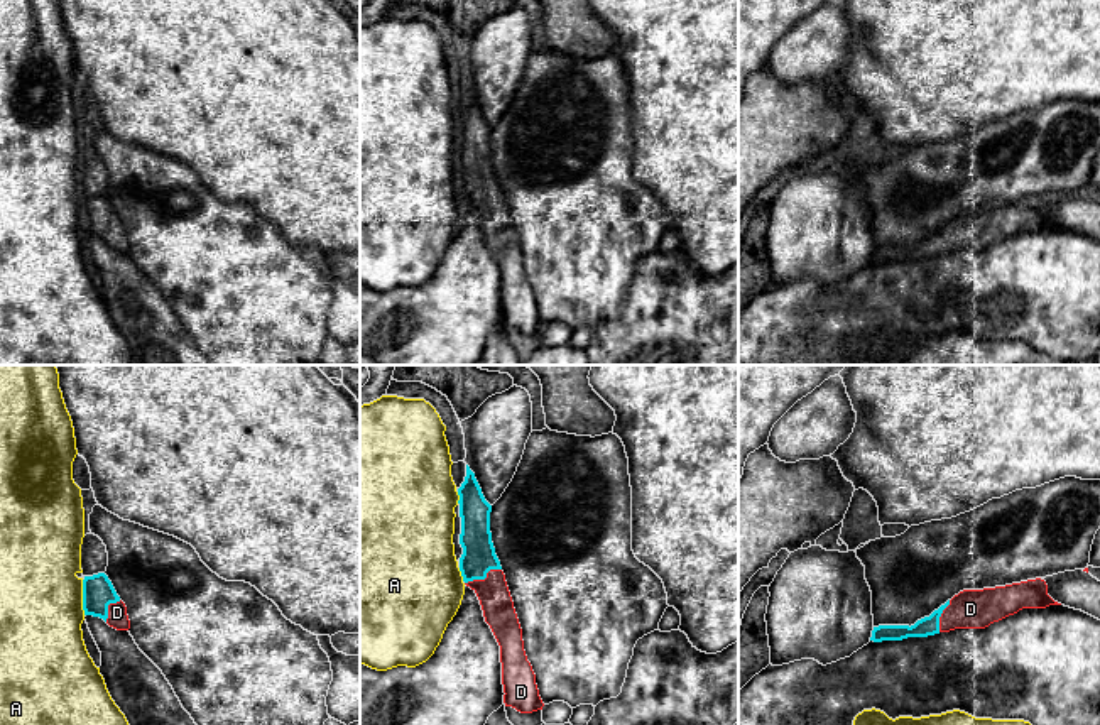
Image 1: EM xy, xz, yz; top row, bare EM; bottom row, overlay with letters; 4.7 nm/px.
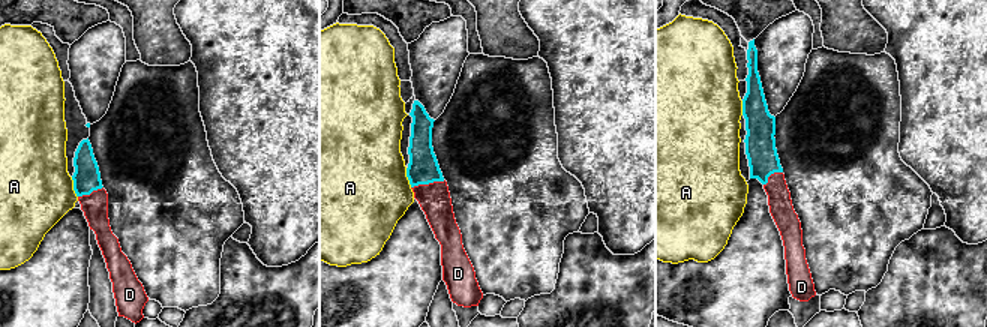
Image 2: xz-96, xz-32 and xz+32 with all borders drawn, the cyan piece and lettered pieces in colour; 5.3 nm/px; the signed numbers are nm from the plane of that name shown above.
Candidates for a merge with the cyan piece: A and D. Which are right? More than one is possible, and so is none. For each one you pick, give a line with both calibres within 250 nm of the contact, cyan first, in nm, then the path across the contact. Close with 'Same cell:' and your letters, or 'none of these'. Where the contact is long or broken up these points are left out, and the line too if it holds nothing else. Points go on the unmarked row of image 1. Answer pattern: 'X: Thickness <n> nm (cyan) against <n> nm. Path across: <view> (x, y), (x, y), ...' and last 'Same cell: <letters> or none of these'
D: Thickness 160 nm (cyan) against 150 nm
Same cell: D

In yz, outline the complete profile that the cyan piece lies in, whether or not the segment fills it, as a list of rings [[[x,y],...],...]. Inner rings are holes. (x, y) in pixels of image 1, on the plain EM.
[[[1027,201],[1005,208],[963,211],[914,247],[874,248],[870,262],[902,262],[907,259],[928,259],[955,250],[985,250],[1022,230],[1046,230],[1061,226],[1048,216],[1044,201]]]

